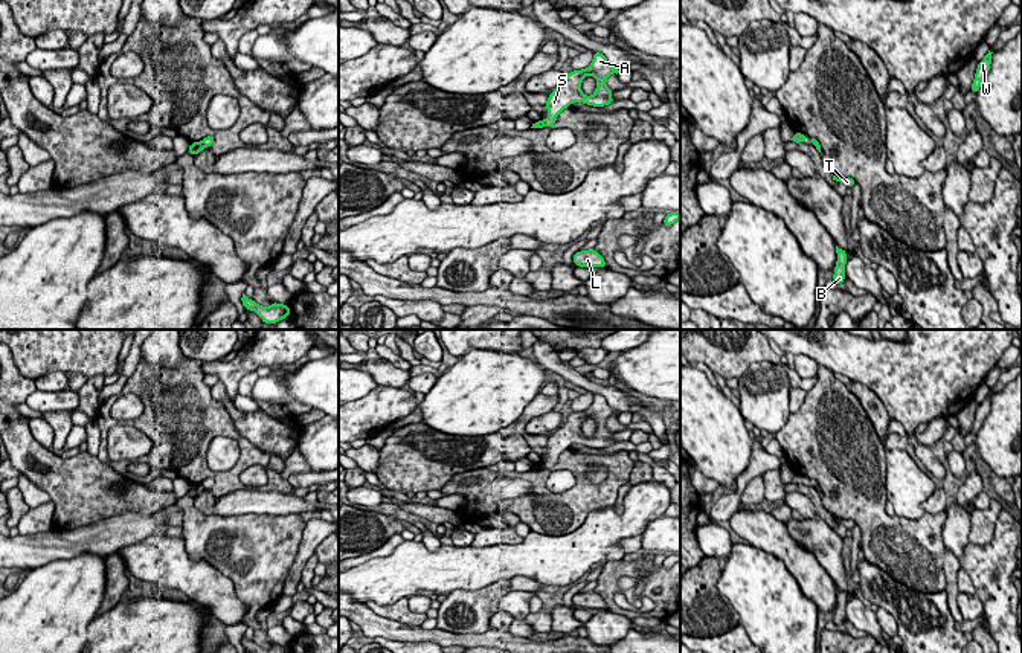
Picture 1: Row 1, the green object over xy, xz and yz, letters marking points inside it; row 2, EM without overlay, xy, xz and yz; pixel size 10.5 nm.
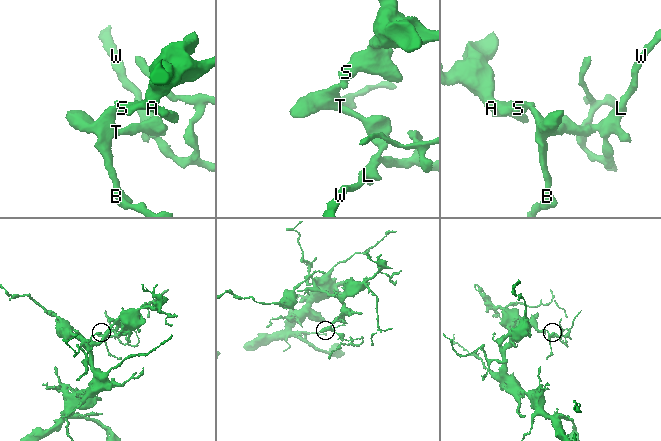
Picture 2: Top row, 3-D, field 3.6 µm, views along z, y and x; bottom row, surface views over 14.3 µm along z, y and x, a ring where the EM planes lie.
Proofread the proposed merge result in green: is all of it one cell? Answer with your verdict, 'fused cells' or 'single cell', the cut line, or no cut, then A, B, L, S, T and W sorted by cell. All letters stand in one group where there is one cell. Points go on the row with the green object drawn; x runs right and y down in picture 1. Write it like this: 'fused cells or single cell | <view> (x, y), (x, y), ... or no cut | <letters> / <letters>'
fused cells | xz (542, 121), (546, 125) | A S / B L T W

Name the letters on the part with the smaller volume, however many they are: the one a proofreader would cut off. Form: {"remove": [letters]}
{"remove": ["B", "L", "T", "W"]}

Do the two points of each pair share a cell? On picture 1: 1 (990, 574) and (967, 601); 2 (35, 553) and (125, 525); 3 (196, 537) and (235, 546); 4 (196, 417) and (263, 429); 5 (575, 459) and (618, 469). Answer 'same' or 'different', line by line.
1: different
2: same
3: same
4: different
5: same

